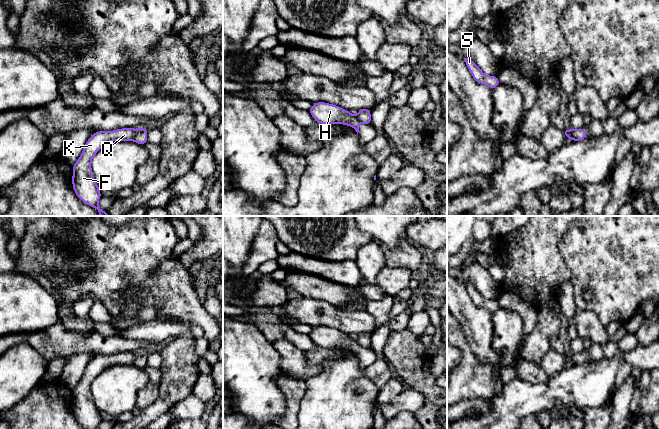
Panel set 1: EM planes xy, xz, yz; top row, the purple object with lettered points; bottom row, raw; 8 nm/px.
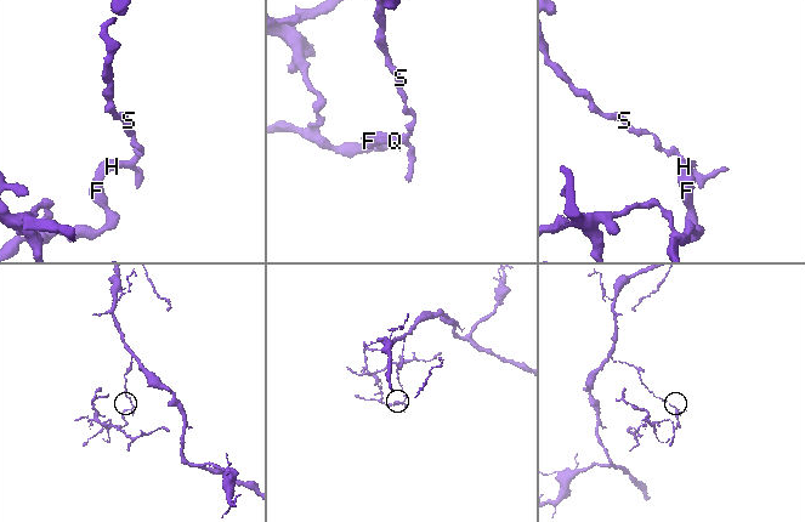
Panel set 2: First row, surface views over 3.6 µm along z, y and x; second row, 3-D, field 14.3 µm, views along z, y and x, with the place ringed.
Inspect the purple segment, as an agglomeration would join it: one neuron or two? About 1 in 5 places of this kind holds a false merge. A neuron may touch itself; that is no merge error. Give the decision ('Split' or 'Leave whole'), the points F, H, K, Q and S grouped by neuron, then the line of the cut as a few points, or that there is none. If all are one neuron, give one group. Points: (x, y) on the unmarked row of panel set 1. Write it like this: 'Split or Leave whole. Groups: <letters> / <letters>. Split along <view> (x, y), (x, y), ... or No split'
Split. Groups: F H K Q / S. Split along xy (135, 353), (135, 359), (132, 364)

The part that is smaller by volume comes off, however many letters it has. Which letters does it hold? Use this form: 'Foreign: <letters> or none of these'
Foreign: F, H, K, Q

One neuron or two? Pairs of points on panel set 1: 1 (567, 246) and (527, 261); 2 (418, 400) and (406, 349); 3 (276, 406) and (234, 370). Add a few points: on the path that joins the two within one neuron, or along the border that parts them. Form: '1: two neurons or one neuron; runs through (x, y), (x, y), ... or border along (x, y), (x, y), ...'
1: two neurons; border along (568, 227), (559, 241), (558, 249), (570, 270)
2: two neurons; border along (409, 386), (424, 397), (424, 403), (415, 412)
3: one neuron; runs through (266, 400), (244, 378)

